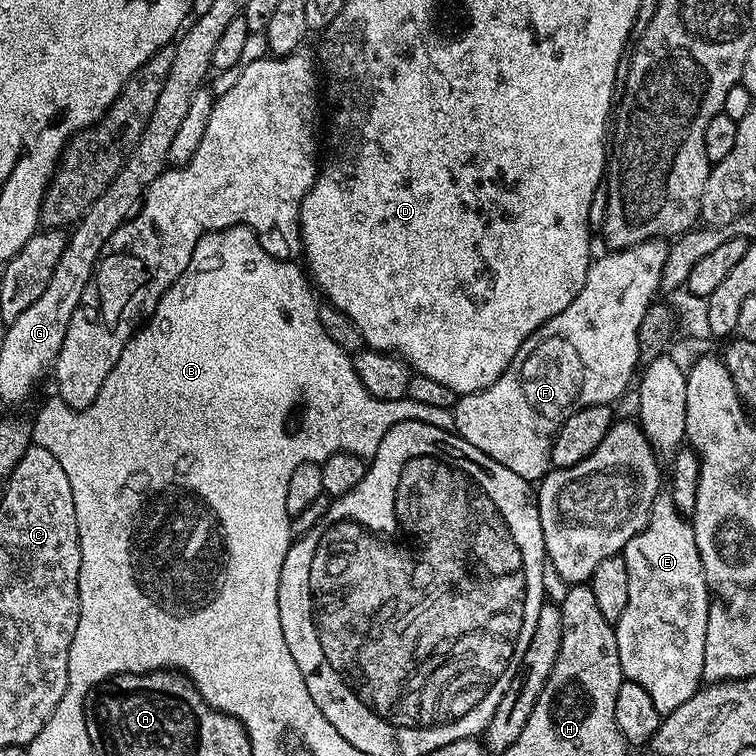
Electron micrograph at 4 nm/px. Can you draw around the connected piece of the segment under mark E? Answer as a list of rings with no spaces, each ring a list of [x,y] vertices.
[[[671,495],[657,496],[652,503],[646,526],[641,532],[634,534],[630,542],[626,542],[622,555],[626,562],[626,570],[630,573],[630,595],[626,602],[626,610],[622,610],[622,614],[614,621],[618,658],[625,677],[638,682],[638,686],[642,686],[646,694],[650,694],[659,712],[667,714],[678,710],[682,702],[686,702],[694,693],[700,691],[704,680],[710,589],[702,570],[698,542],[694,542],[691,519],[677,510]]]

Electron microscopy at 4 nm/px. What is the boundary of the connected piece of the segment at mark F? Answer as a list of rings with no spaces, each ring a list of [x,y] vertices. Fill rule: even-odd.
[[[661,238],[647,240],[633,248],[609,251],[609,256],[597,255],[588,265],[586,282],[578,298],[574,298],[562,314],[554,314],[554,318],[522,342],[518,354],[514,354],[514,362],[506,366],[498,382],[481,392],[463,393],[457,399],[454,409],[456,435],[470,442],[470,446],[478,446],[478,450],[494,458],[494,462],[502,462],[506,470],[514,470],[518,478],[529,482],[543,480],[552,462],[552,439],[562,422],[566,422],[566,418],[570,418],[578,408],[611,405],[629,391],[631,384],[628,383],[631,380],[633,383],[641,363],[638,326],[642,326],[642,318],[646,318],[648,307],[660,292],[660,279],[668,261],[669,247],[669,241]]]

